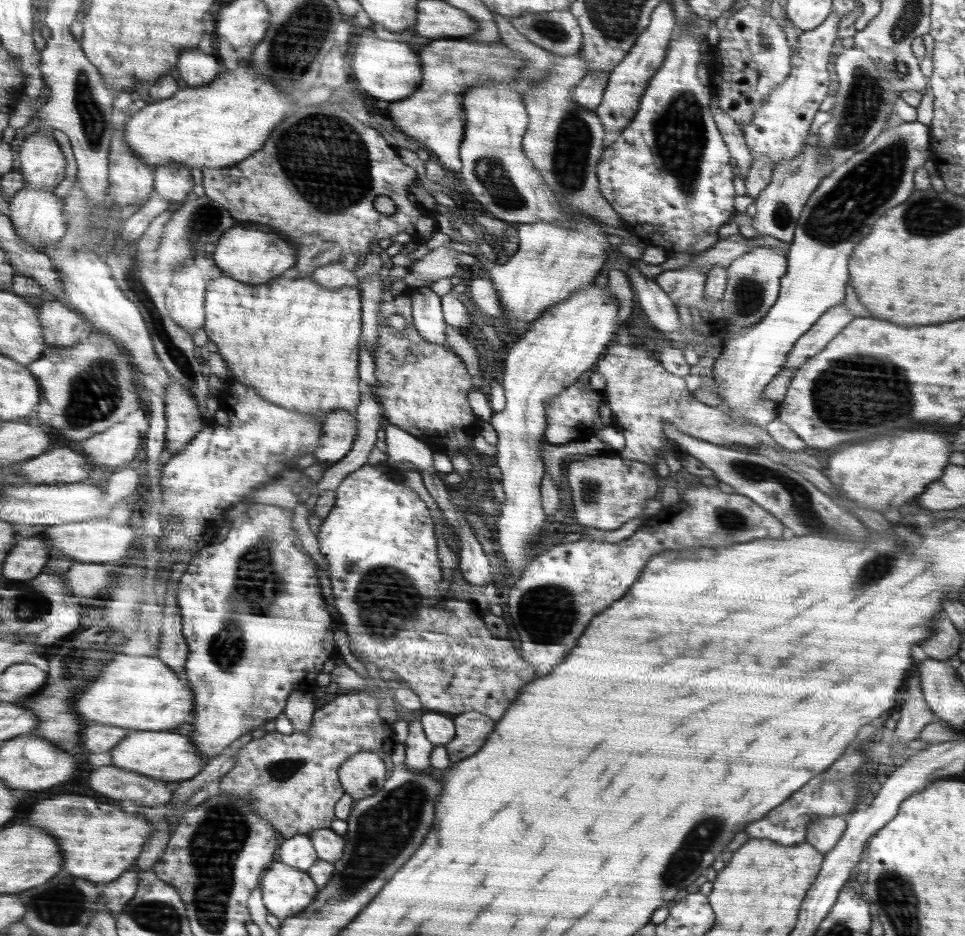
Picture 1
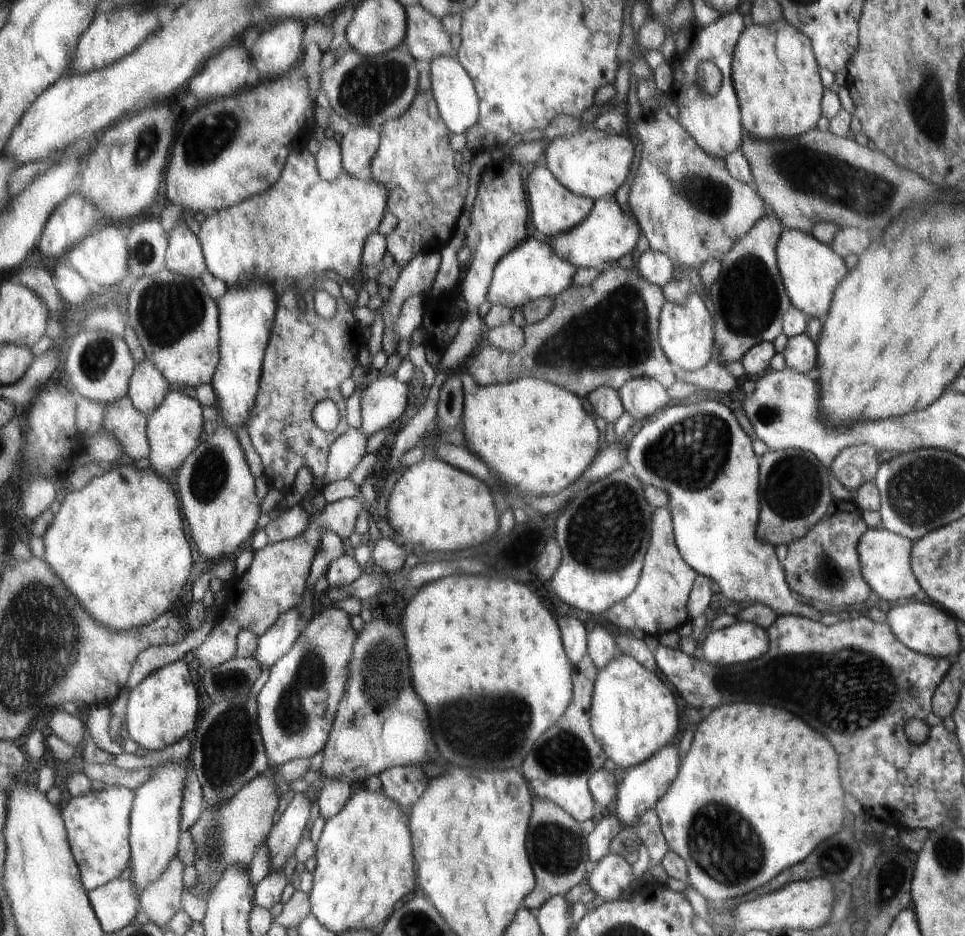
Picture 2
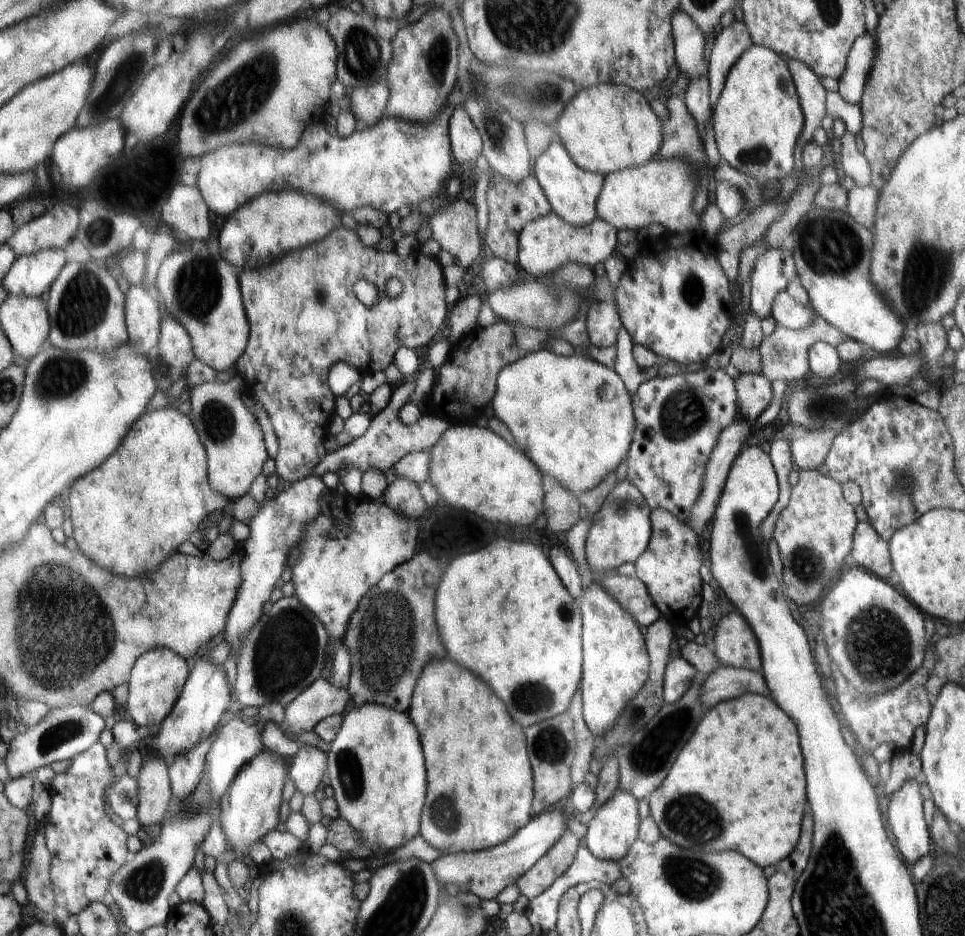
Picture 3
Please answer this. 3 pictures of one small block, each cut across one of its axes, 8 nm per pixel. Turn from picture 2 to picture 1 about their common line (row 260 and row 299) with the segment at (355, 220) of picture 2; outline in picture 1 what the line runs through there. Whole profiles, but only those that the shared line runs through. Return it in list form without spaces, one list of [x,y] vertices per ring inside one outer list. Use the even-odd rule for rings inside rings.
[[[226,274],[210,281],[205,328],[209,340],[217,344],[218,353],[237,380],[254,388],[264,400],[288,410],[312,414],[312,418],[318,418],[323,424],[331,412],[339,408],[354,412],[361,402],[358,392],[358,352],[363,326],[360,304],[364,304],[364,298],[360,298],[357,286],[329,290],[312,278],[288,278],[290,274],[282,274],[262,286],[244,284]]]

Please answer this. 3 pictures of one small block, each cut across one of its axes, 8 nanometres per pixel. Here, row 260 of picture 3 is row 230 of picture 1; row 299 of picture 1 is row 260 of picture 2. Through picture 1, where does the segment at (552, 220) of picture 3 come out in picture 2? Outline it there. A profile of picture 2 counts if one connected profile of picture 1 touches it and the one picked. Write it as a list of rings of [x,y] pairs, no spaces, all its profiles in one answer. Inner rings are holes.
[[[530,236],[496,264],[486,298],[494,306],[519,309],[524,304],[530,304],[534,300],[540,300],[545,296],[553,298],[565,291],[573,284],[576,270],[577,268],[574,268],[570,262],[556,256],[552,252],[552,248],[548,246],[548,242]]]

